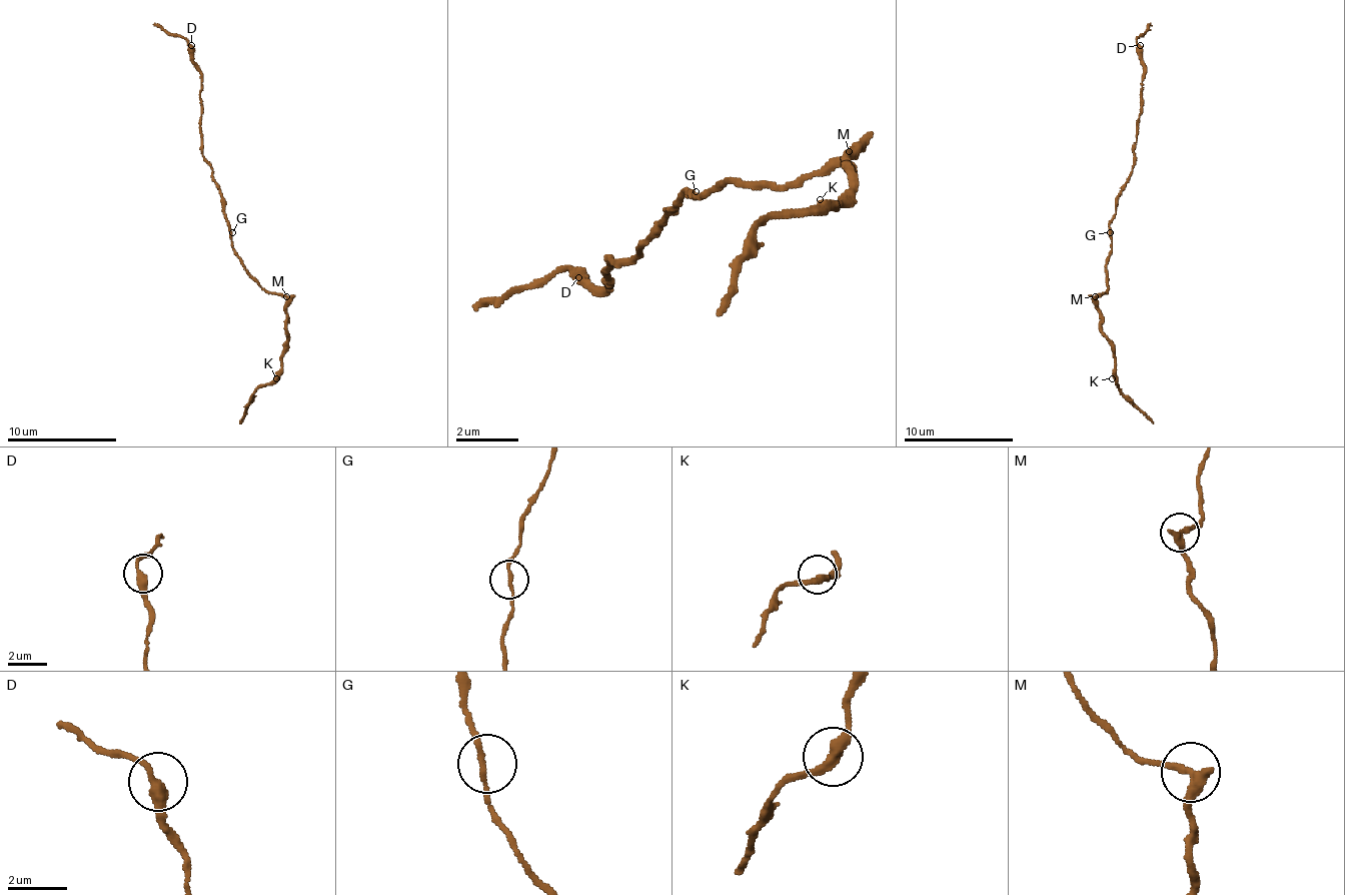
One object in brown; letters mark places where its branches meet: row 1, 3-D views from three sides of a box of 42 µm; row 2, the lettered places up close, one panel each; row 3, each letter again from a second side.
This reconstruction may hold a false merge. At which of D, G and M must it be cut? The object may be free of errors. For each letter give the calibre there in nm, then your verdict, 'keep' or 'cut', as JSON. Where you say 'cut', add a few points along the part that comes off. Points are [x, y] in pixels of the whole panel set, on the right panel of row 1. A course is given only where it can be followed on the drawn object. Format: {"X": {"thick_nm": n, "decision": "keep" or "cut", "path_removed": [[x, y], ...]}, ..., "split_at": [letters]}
{"D": {"thick_nm": 320, "decision": "keep"}, "G": {"thick_nm": 170, "decision": "keep"}, "M": {"thick_nm": 360, "decision": "keep"}, "split_at": []}

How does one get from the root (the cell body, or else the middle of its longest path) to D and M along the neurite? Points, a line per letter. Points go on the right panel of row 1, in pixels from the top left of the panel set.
D: (1110, 232), (1110, 221), (1115, 213), (1115, 196), (1126, 183), (1134, 163), (1142, 86), (1142, 48), (1140, 45)
M: (1110, 232), (1112, 254), (1107, 260), (1107, 290), (1096, 295)

